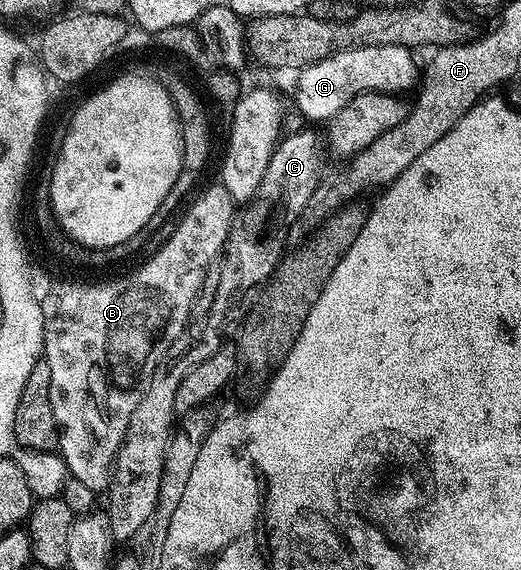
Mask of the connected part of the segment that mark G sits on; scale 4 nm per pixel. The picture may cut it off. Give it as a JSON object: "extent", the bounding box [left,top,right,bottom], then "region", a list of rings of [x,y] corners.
{"extent":[295,46,418,123],"region":[[[354,46],[351,50],[339,50],[328,58],[310,63],[295,75],[296,78],[296,106],[309,118],[309,123],[327,123],[336,117],[337,112],[346,108],[350,100],[359,94],[367,94],[369,90],[378,90],[382,94],[396,94],[408,90],[418,82],[418,70],[416,74],[416,62],[412,59],[413,51],[407,46]]]}

